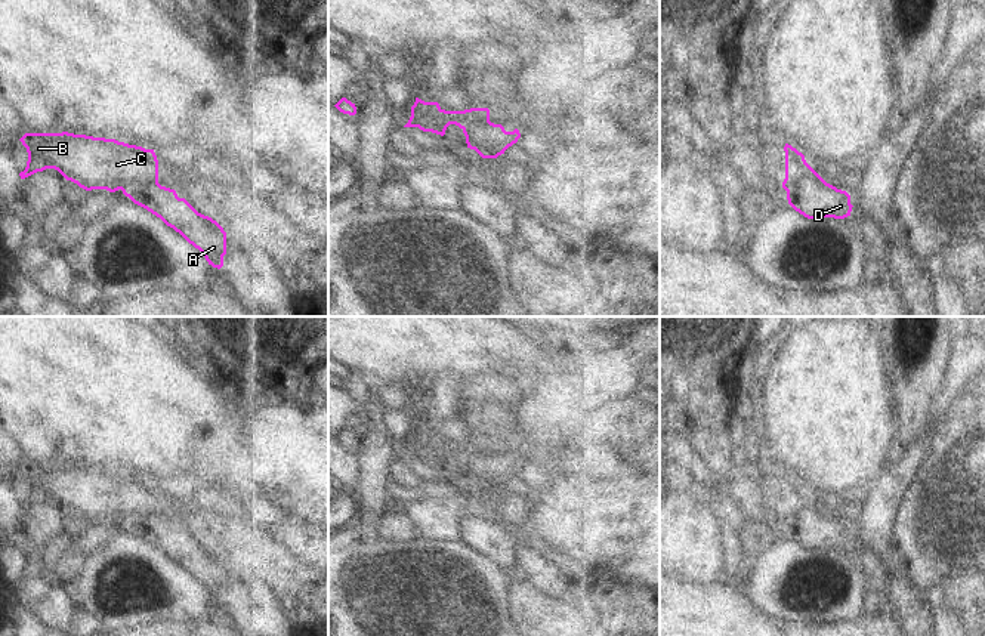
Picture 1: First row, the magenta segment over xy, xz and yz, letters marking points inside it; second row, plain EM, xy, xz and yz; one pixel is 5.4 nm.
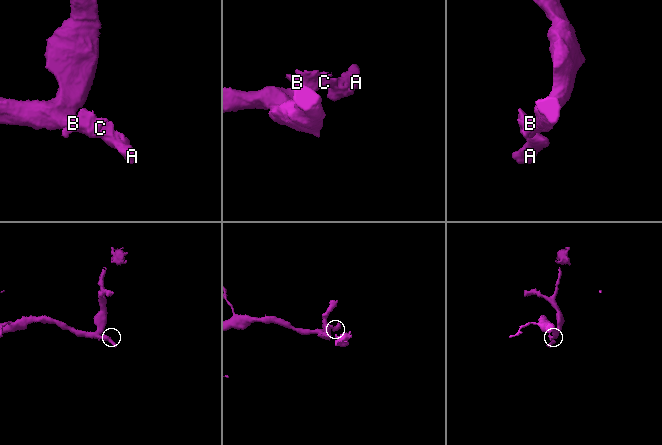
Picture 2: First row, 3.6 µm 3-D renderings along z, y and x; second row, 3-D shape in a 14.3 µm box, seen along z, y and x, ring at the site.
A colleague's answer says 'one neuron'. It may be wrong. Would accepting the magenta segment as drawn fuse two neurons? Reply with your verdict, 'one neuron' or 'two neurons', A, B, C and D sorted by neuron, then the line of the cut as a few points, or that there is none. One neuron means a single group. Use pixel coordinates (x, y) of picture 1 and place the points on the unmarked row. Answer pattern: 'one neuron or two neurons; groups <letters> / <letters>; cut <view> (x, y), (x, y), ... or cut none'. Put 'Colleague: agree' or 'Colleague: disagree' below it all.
two neurons; groups A D / B C; cut xy (157, 513), (148, 513), (123, 522)
Colleague: disagree

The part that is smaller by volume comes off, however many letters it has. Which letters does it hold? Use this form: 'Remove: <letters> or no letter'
Remove: A, D

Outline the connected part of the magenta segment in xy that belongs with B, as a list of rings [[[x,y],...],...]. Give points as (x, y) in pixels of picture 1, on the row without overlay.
[[[68,463],[25,464],[19,472],[28,484],[21,510],[55,500],[86,522],[115,524],[158,515],[154,481]]]

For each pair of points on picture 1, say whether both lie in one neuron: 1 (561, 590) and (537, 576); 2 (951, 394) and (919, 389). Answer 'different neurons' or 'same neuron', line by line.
1: same neuron
2: different neurons

